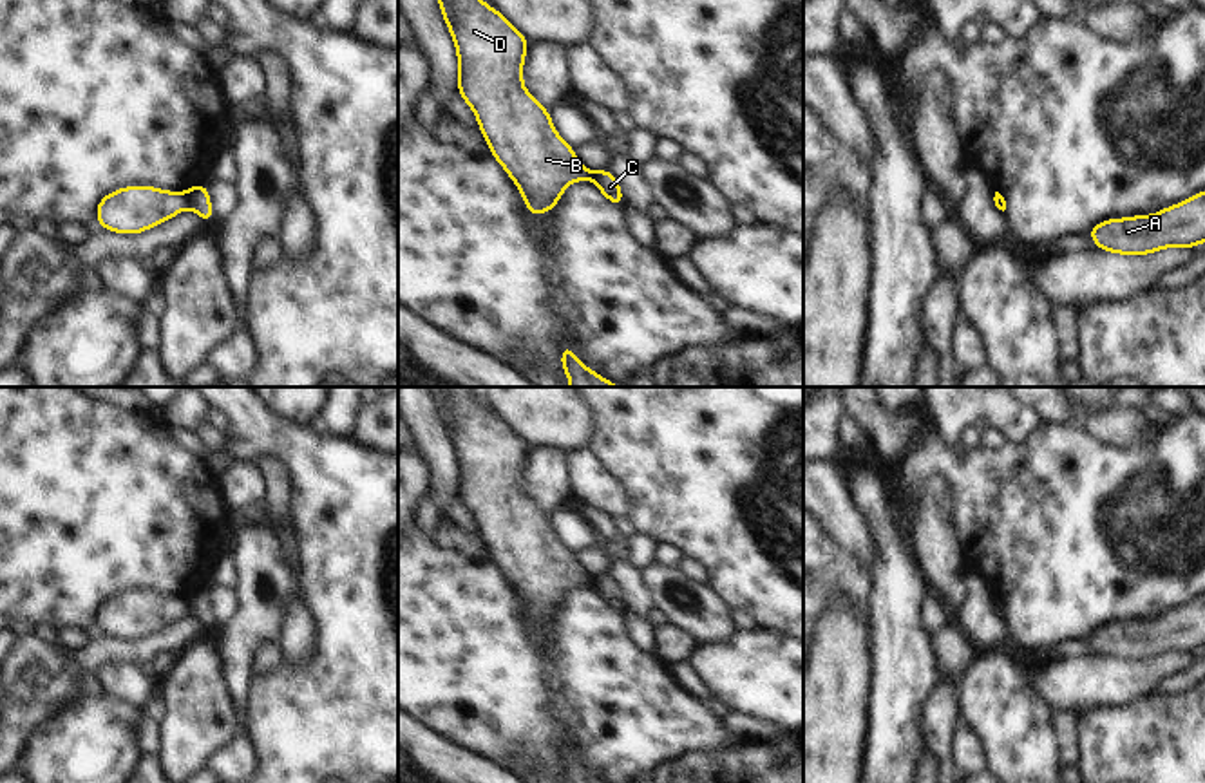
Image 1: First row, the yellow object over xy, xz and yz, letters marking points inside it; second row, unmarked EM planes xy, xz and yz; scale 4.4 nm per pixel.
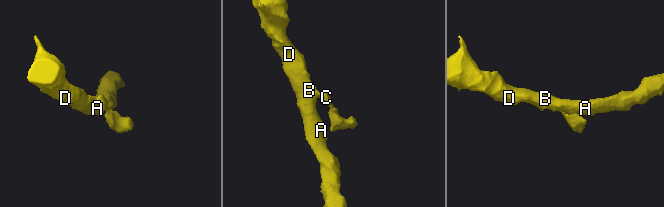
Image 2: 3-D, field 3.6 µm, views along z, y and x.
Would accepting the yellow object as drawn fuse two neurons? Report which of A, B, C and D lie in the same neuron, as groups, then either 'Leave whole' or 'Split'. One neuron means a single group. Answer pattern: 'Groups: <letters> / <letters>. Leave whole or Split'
Groups: A B D / C. Split.

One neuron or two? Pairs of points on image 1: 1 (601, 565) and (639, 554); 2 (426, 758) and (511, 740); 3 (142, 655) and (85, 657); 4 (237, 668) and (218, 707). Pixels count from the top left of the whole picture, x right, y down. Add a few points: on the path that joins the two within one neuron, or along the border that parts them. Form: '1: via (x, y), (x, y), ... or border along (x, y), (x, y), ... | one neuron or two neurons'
1: via (610, 557), (614, 554), (630, 554) | one neuron
2: border along (429, 729), (494, 764) | two neurons
3: via (127, 651), (100, 651) | one neuron
4: border along (214, 648), (221, 660), (227, 689), (237, 709) | two neurons

